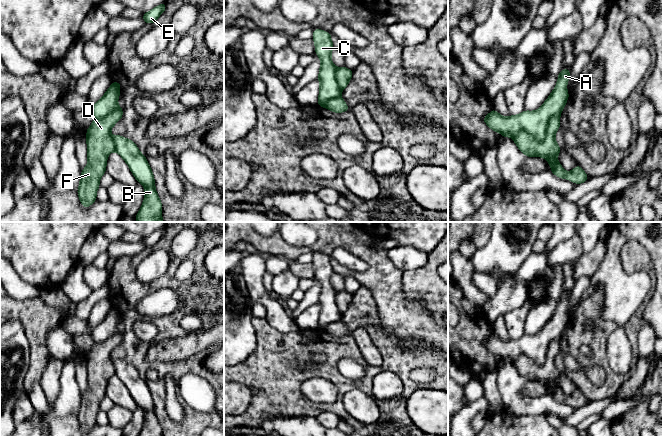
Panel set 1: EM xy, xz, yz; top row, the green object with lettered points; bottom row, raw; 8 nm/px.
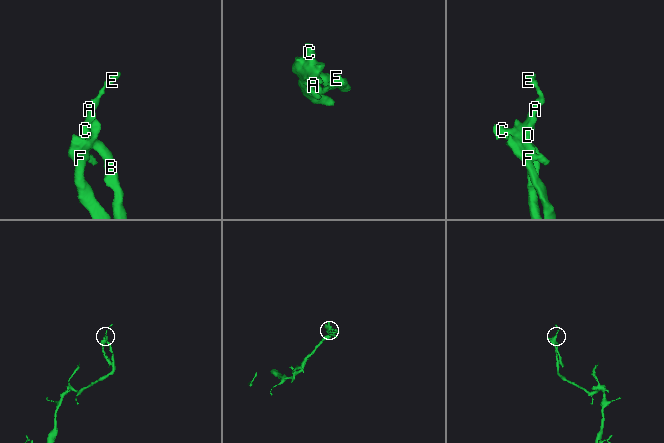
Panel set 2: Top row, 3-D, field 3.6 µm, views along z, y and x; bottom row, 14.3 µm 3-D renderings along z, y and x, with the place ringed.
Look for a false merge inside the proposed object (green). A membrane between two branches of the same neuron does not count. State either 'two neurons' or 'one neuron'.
two neurons

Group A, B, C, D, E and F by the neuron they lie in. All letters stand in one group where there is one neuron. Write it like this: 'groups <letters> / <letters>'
groups A B C E / D F

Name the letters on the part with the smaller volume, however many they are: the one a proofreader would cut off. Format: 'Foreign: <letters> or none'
Foreign: D, F

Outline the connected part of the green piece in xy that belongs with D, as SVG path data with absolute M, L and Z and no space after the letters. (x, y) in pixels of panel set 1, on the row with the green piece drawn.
M119 107L111 115L103 119L95 119L86 131L88 164L81 171L77 190L84 208L89 207L97 200L96 193L100 187L100 178L106 172L107 157L115 151L110 131L122 116L123 110Z

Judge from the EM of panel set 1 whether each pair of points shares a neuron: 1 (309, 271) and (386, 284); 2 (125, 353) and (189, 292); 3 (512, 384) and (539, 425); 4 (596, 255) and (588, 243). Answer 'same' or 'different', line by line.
1: different
2: same
3: different
4: different

